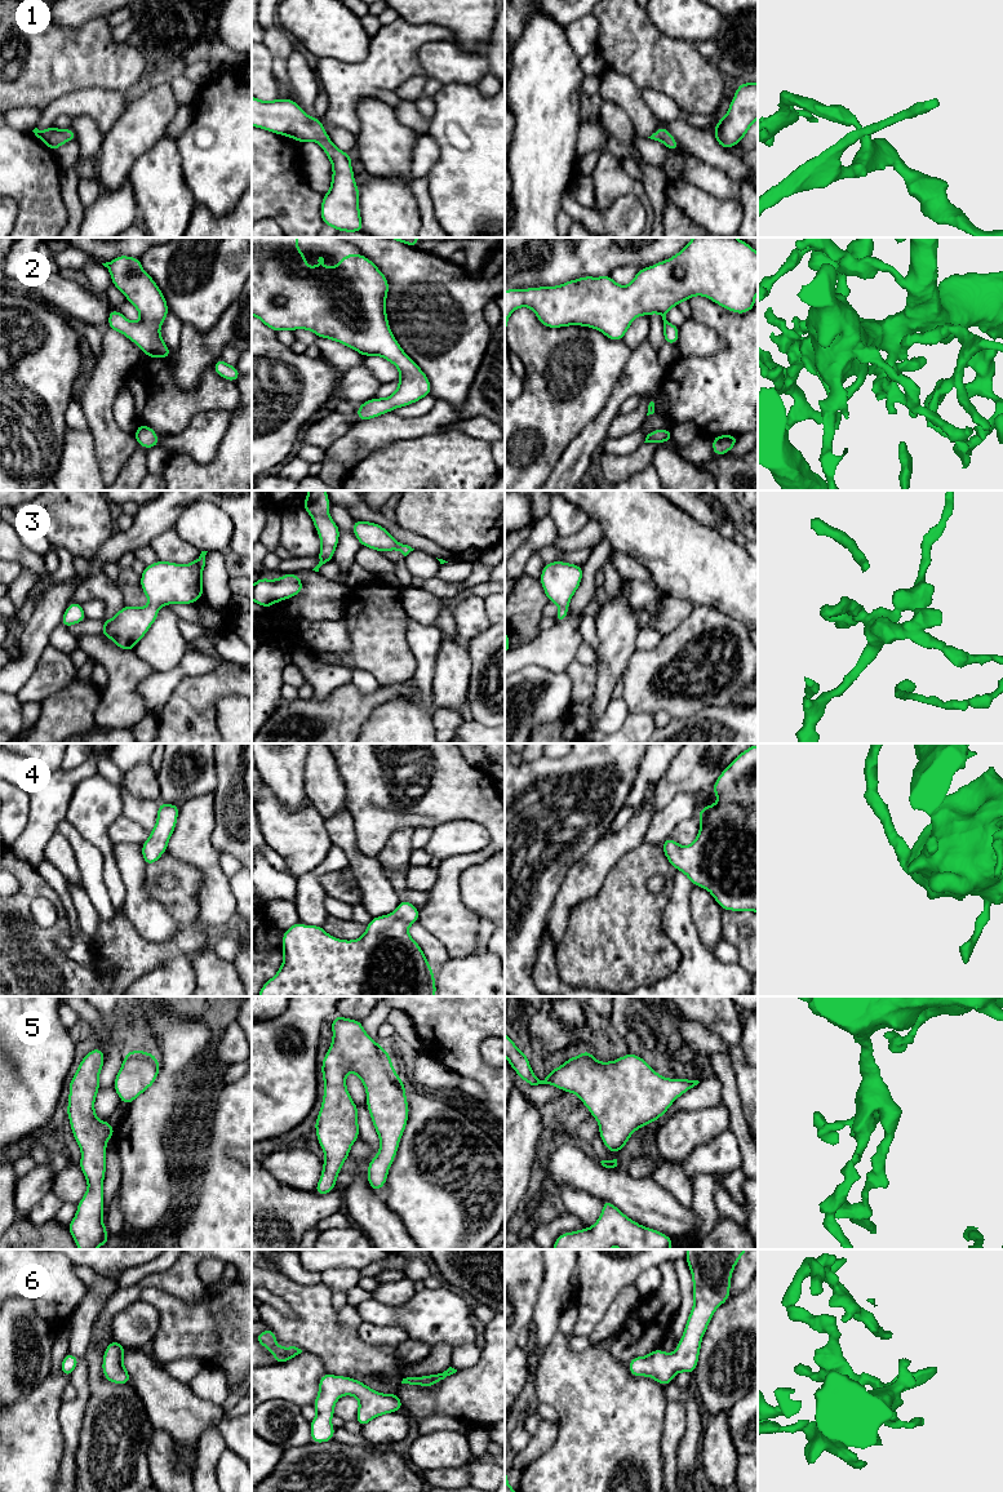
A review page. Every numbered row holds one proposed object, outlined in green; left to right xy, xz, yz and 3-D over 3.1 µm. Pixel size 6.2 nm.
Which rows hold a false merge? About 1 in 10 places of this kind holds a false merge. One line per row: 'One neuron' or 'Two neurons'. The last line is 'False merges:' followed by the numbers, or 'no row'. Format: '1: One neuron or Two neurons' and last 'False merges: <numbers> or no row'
1: One neuron
2: One neuron
3: One neuron
4: One neuron
5: One neuron
6: One neuron
False merges: no row

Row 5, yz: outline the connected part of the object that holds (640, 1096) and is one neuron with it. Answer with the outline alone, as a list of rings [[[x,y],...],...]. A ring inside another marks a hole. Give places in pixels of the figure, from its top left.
[[[505,1033],[505,1056],[506,1061],[512,1066],[514,1071],[522,1076],[524,1083],[531,1085],[550,1084],[560,1088],[564,1092],[574,1093],[580,1097],[583,1105],[590,1110],[590,1114],[599,1123],[599,1134],[604,1146],[611,1151],[621,1151],[630,1136],[643,1125],[651,1124],[661,1118],[671,1106],[671,1104],[683,1093],[697,1085],[698,1080],[691,1079],[666,1079],[657,1074],[642,1057],[629,1053],[611,1062],[599,1062],[590,1051],[582,1051],[577,1057],[571,1057],[562,1066],[549,1071],[545,1080],[540,1080],[532,1071],[528,1056],[524,1054],[515,1043]]]

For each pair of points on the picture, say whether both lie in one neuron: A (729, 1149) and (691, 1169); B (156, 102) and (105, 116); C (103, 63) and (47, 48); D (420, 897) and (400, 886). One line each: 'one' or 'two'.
A: one
B: two
C: one
D: one

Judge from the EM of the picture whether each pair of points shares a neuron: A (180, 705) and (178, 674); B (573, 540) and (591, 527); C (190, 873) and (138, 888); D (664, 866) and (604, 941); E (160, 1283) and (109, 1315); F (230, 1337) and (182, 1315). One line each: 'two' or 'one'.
A: two
B: one
C: two
D: one
E: one
F: one

